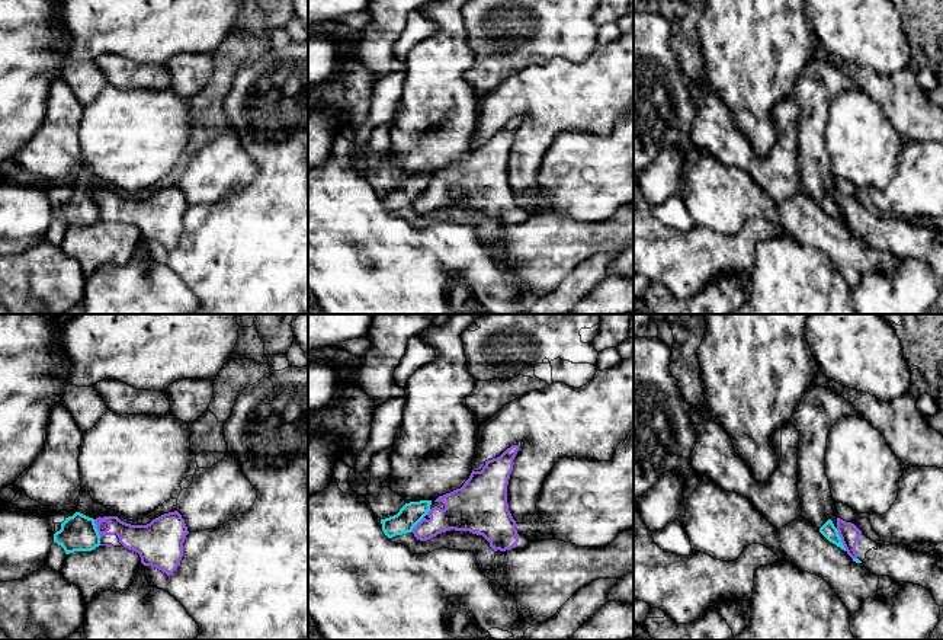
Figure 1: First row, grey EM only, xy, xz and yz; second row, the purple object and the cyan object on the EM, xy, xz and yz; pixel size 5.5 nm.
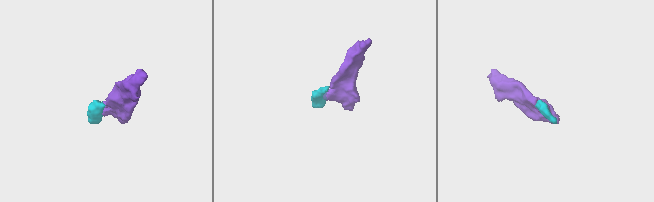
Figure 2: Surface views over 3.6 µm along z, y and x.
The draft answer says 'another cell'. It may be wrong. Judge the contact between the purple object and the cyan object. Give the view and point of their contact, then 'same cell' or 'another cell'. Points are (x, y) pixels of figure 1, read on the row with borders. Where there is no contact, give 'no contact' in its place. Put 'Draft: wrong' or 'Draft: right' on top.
Draft: right
contact yz (842, 540); another cell

